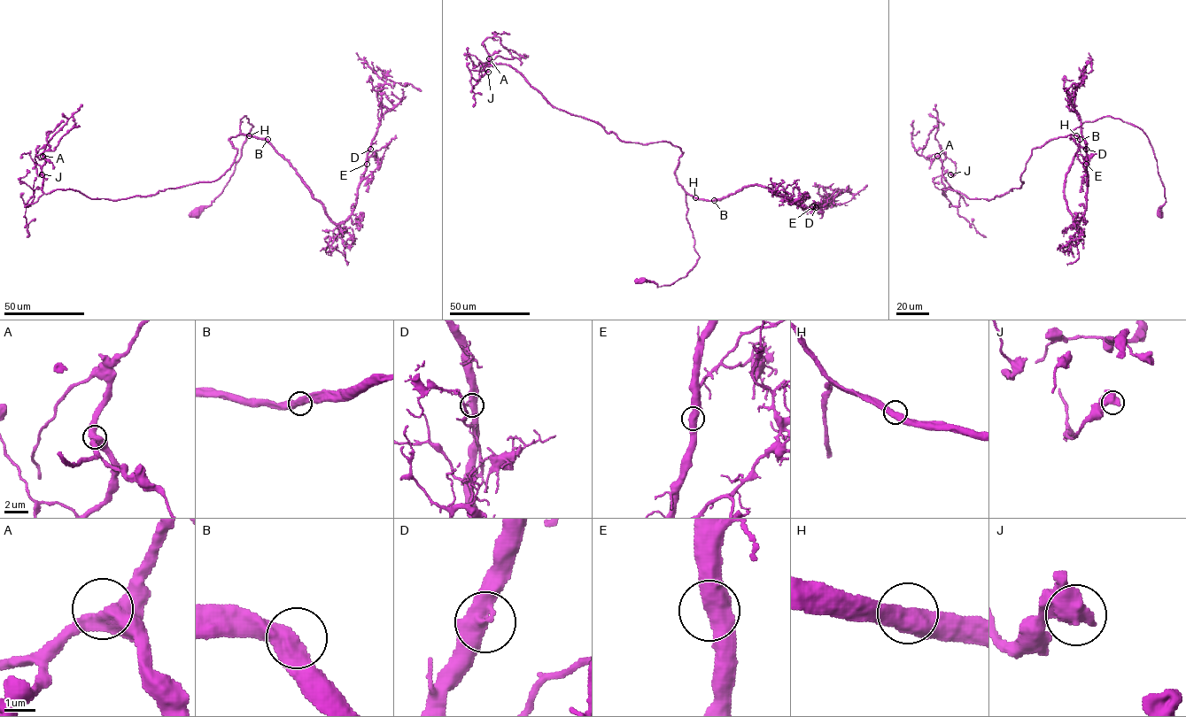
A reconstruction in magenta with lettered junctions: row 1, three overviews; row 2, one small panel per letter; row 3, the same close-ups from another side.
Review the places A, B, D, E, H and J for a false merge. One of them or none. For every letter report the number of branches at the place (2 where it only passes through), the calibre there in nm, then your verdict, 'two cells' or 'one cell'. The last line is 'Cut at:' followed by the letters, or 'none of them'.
A: branches 2; calibre 550 nm; one cell
B: branches 2; calibre 550 nm; one cell
D: branches 2; calibre 550 nm; one cell
E: branches 2; calibre 550 nm; one cell
H: branches 2; calibre 550 nm; one cell
J: branches 2; calibre 550 nm; one cell
Cut at: none of them

